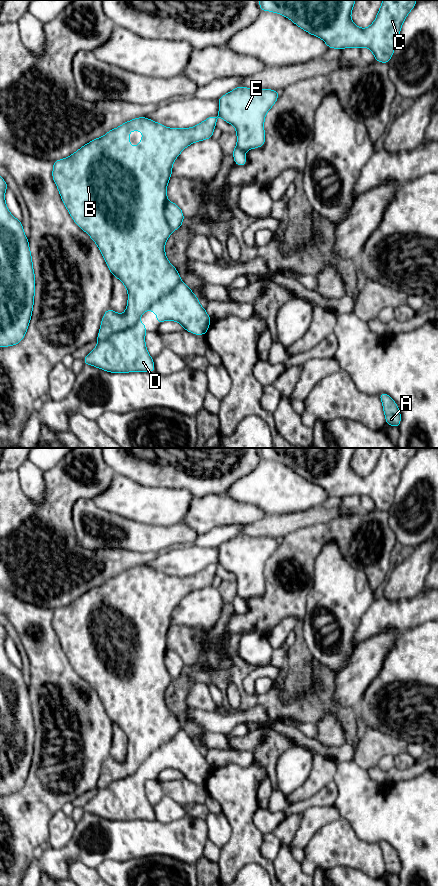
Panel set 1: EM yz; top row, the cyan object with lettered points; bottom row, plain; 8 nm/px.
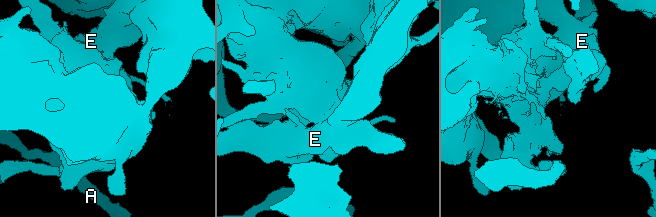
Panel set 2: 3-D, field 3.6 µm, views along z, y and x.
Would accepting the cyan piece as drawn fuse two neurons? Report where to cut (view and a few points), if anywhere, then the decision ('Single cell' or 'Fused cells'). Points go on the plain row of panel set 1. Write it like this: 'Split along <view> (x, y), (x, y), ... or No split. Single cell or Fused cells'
Split along yz (138, 770), (114, 780), (98, 790). Fused cells

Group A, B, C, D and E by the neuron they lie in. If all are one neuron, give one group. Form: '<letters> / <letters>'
A C D E / B

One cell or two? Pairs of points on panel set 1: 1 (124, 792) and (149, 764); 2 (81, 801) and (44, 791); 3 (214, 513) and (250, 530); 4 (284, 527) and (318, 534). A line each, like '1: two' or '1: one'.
1: one
2: two
3: two
4: two

